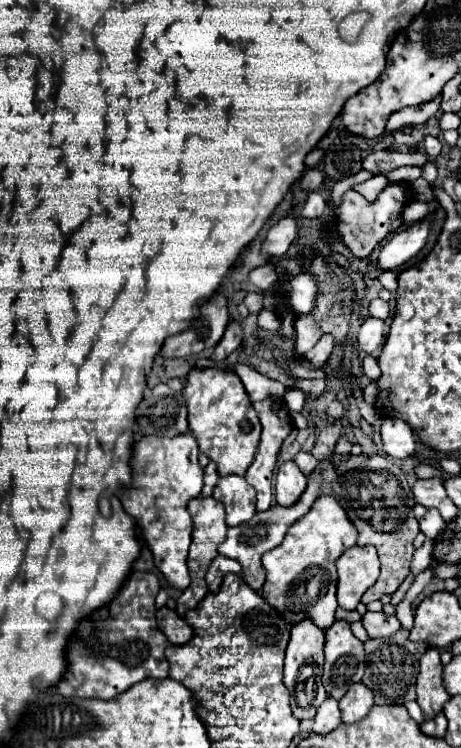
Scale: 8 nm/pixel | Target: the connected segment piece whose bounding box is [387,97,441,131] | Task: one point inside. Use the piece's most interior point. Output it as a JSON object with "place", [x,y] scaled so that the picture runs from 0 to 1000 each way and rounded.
{"place":[894,154]}

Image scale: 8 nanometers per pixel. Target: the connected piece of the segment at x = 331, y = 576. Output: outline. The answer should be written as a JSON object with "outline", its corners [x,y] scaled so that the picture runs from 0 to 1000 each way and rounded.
{"outline":[[[718,662],[692,664],[670,686],[636,699],[610,729],[579,737],[566,747],[575,758],[570,801],[618,828],[623,836],[644,836],[662,825],[692,841],[714,841],[727,833],[731,817],[731,761],[727,750],[774,723],[774,707],[753,697],[748,680]]]}

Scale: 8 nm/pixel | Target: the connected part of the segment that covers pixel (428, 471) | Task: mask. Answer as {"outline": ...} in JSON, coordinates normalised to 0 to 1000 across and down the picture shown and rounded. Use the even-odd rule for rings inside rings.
{"outline":[[[922,619],[900,624],[900,635],[905,635],[905,640],[926,640],[926,638],[957,638],[961,640],[961,630],[948,630],[944,624],[922,622]]]}

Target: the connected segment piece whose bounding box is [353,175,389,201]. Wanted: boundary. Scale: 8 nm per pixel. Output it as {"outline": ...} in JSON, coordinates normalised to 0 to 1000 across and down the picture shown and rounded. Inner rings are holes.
{"outline":[[[813,234],[813,237],[805,237],[805,239],[787,242],[787,245],[766,247],[766,253],[770,253],[774,258],[783,258],[796,269],[809,269],[809,266],[818,266],[818,261],[835,253],[835,247],[844,247],[844,242],[839,242],[831,234]]]}

